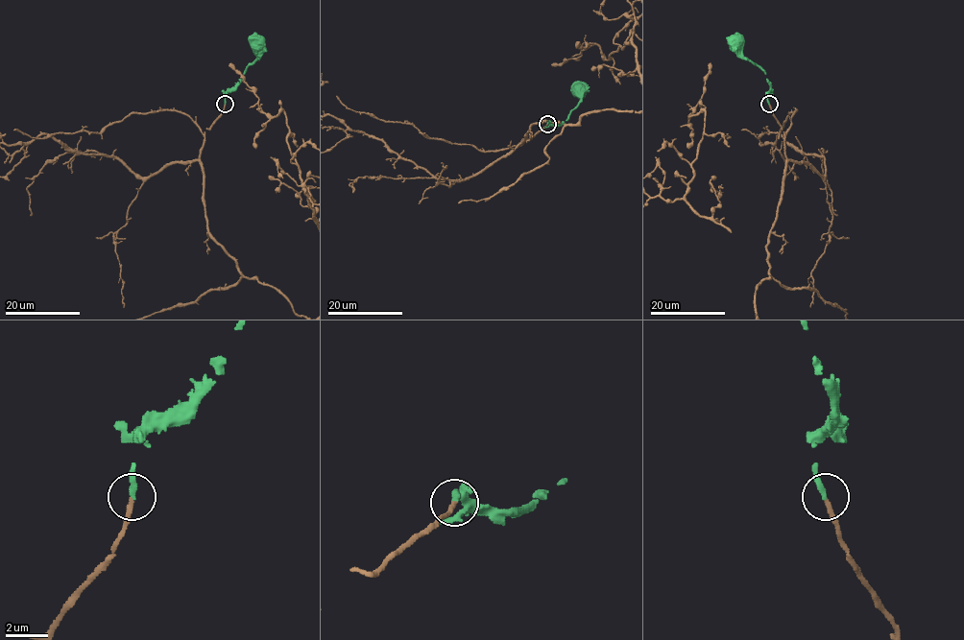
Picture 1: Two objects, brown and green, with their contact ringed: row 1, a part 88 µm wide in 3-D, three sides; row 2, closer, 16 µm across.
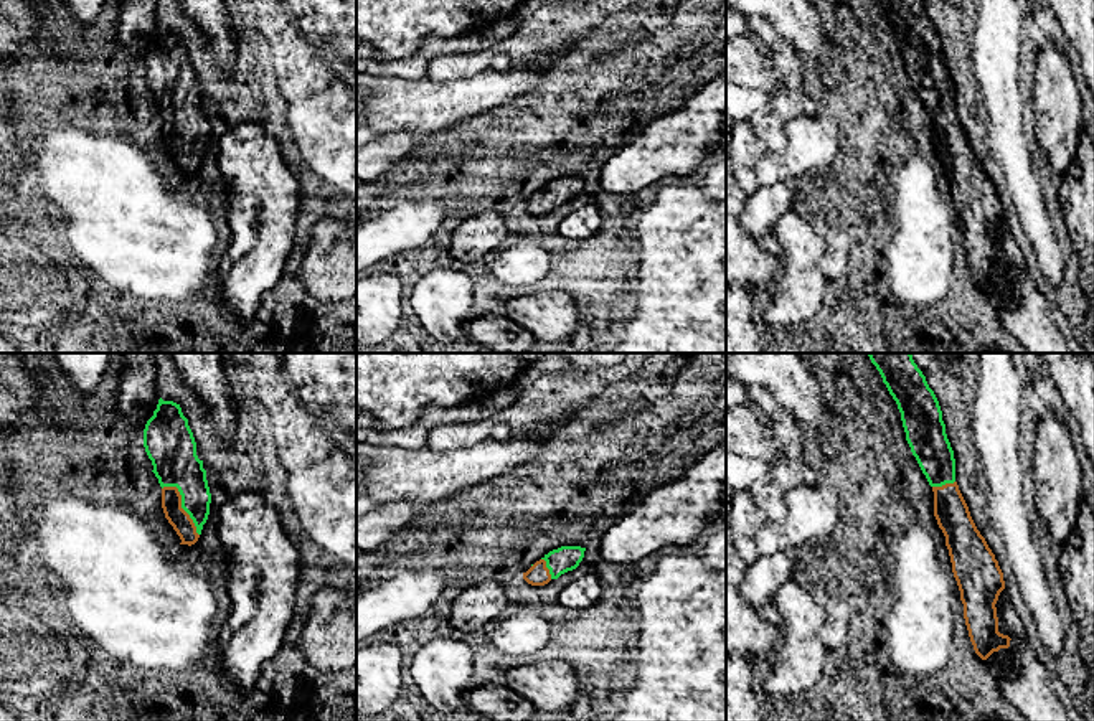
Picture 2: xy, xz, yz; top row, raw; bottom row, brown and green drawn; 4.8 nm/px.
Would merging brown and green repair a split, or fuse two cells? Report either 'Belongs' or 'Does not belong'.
Belongs

